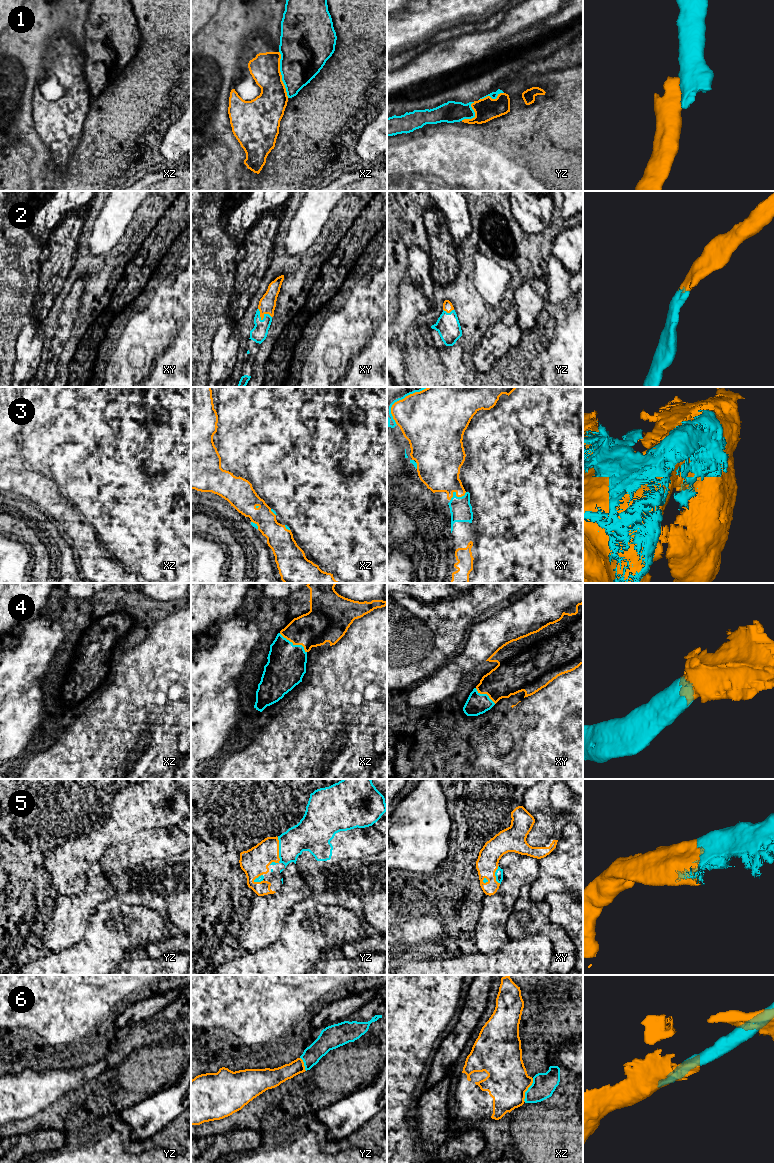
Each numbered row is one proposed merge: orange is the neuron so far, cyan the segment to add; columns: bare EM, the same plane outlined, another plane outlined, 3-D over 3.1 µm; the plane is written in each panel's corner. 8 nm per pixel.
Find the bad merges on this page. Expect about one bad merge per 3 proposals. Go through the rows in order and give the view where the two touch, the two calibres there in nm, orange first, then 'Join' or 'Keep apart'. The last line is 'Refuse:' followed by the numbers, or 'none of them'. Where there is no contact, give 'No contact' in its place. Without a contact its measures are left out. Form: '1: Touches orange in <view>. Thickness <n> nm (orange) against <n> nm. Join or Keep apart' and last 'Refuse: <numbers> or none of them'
1: Touches orange in xz. Thickness 240 nm (orange) against 360 nm. Keep apart
2: Touches orange in xy. Thickness 140 nm (orange) against 130 nm. Join
3: Touches orange in xy. Thickness 340 nm (orange) against 180 nm. Keep apart
4: Touches orange in xz. Thickness 280 nm (orange) against 320 nm. Join
5: Touches orange in yz. Thickness 220 nm (orange) against 220 nm. Join
6: Touches orange in xz. Thickness 340 nm (orange) against 190 nm. Keep apart
Refuse: 1, 3, 6

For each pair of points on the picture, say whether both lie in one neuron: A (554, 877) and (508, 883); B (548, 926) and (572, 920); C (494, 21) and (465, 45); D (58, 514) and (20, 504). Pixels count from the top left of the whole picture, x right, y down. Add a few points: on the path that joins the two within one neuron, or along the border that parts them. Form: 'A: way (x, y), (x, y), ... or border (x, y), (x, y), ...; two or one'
A: border (538, 859), (539, 875), (530, 885); two
B: border (547, 902), (549, 919), (571, 940); two
C: border (502, 21), (491, 29), (473, 31), (458, 37); two
D: border (21, 494), (30, 499), (49, 517); two

